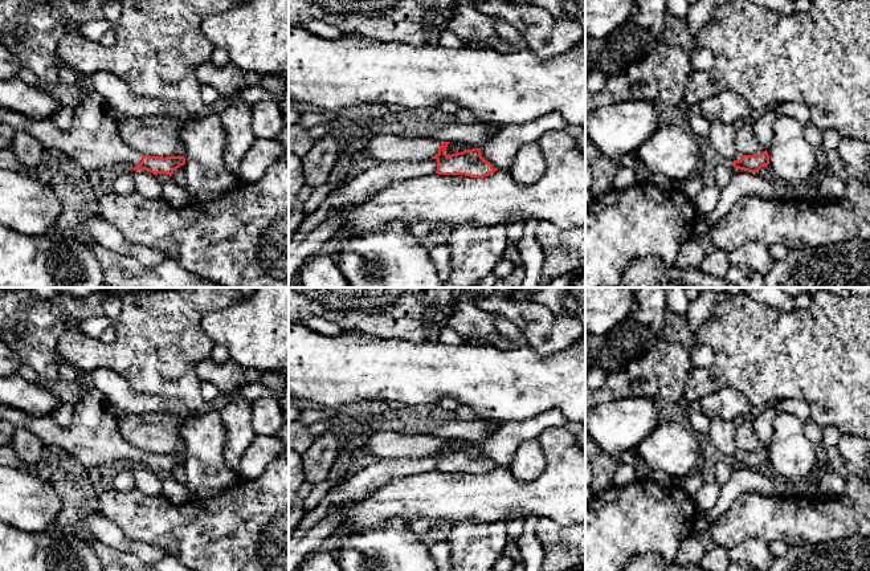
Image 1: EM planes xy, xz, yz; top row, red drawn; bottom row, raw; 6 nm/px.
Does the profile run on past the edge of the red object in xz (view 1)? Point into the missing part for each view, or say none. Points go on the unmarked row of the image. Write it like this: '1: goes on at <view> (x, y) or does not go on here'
1: goes on at xz (382, 444)

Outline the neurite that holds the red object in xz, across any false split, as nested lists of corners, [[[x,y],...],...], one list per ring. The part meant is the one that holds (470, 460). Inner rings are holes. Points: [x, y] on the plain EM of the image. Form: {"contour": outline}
{"contour": [[[375,431],[367,442],[356,450],[359,457],[372,458],[411,458],[437,457],[438,472],[465,472],[470,474],[485,474],[498,465],[485,457],[481,445],[465,446],[446,452],[445,446],[450,439],[440,439],[425,435],[401,435],[399,432]]]}

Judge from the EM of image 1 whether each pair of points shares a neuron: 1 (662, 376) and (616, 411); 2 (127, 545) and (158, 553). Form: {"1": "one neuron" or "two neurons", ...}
{"1": "two neurons", "2": "one neuron"}

